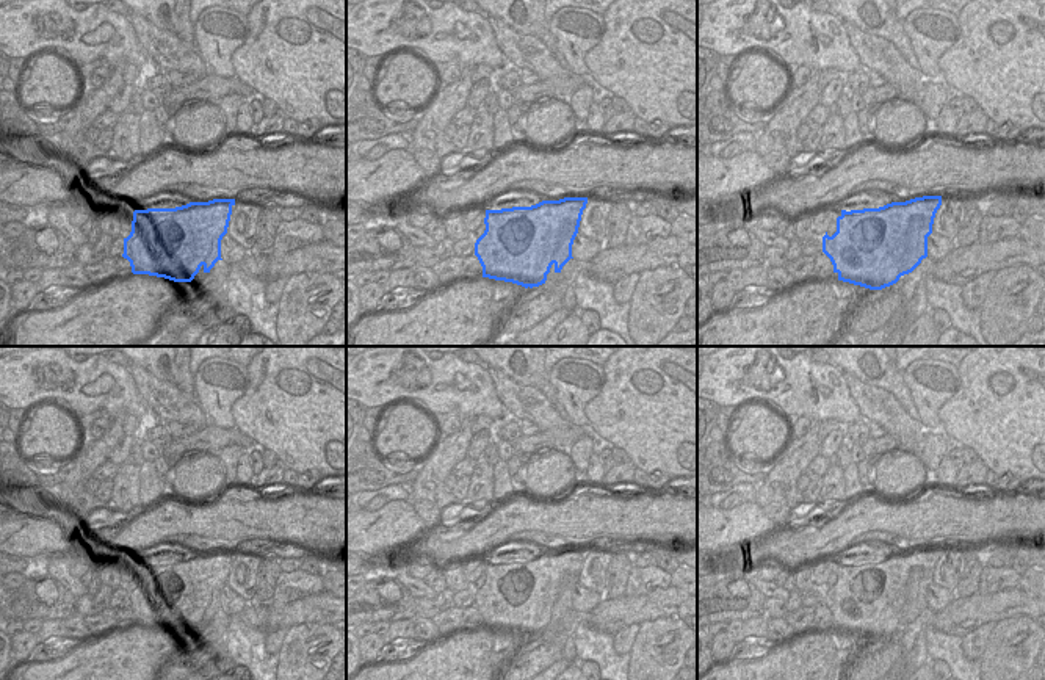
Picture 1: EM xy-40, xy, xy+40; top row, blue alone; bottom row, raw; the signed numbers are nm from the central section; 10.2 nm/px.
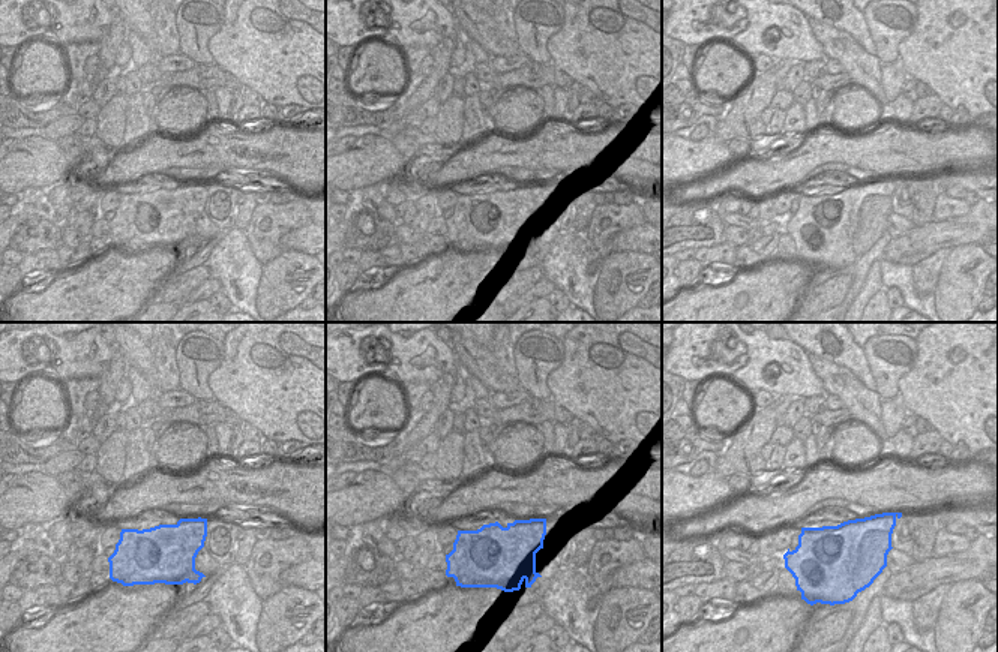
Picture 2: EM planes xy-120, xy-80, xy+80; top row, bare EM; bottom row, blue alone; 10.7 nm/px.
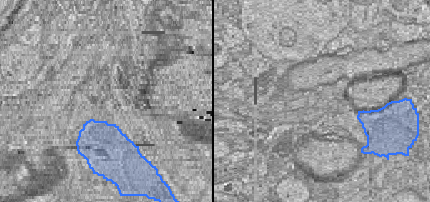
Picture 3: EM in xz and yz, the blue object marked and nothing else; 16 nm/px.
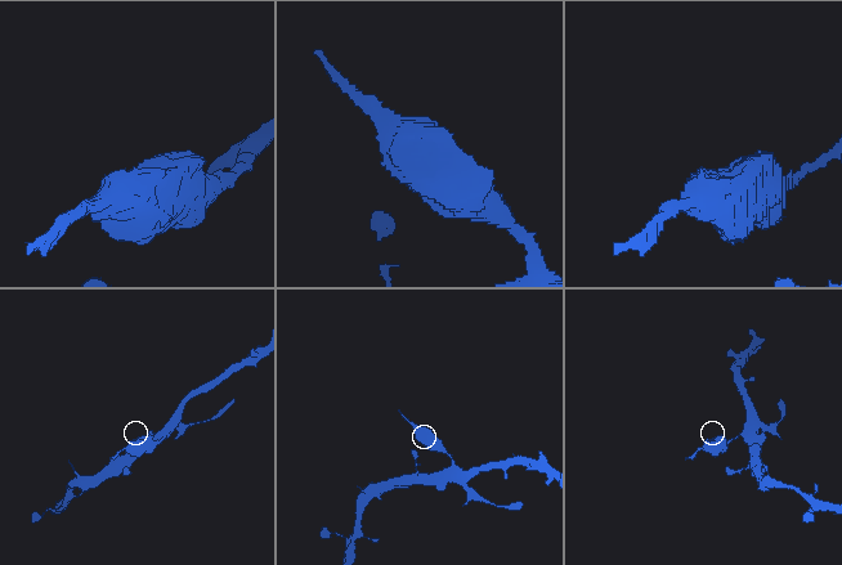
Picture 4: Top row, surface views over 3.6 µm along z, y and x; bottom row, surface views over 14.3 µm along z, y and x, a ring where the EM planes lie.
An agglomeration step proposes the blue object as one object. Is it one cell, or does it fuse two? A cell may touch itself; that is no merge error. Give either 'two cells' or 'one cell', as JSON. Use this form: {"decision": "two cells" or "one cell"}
{"decision": "two cells"}

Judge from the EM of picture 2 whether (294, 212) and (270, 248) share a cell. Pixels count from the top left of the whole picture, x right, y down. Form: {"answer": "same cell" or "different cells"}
{"answer": "same cell"}

